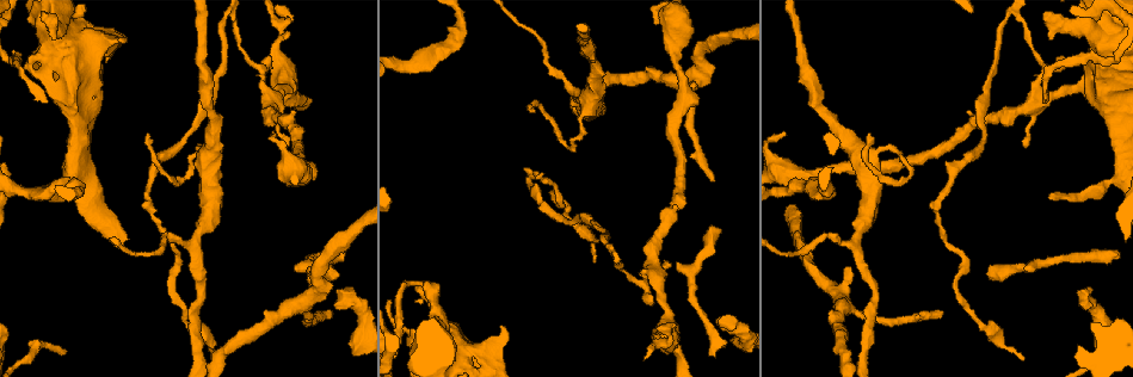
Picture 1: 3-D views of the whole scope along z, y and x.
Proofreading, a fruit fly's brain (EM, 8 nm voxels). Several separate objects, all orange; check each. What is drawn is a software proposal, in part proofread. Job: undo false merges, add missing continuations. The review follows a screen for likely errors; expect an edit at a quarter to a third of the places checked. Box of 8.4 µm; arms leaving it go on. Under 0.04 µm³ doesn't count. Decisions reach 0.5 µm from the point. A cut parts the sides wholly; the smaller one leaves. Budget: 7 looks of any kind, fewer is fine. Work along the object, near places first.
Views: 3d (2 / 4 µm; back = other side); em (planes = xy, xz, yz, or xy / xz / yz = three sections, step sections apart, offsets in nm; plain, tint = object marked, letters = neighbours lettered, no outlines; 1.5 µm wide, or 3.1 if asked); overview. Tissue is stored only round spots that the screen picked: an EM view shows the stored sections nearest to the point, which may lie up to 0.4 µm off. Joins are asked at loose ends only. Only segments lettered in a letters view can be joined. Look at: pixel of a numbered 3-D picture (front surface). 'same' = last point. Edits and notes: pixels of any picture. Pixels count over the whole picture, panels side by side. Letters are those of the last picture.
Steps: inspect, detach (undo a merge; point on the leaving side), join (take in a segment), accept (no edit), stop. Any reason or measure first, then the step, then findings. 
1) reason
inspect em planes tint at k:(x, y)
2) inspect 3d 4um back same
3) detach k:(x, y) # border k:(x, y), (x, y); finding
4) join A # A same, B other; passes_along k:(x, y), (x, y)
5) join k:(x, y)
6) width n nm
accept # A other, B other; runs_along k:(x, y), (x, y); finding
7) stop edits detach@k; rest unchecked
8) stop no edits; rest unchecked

thick end
inspect 3d 4um at 1:(337, 290)

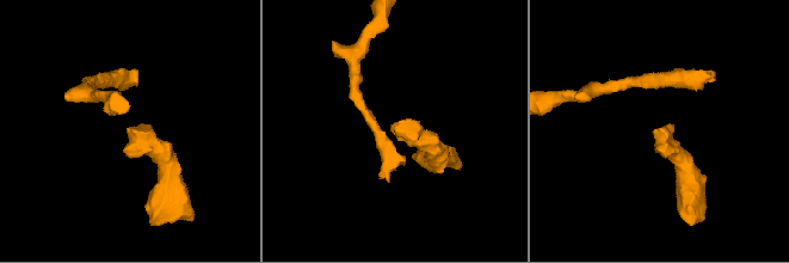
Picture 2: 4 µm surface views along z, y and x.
need the tissue
inspect em planes plain at 2:(397, 126)

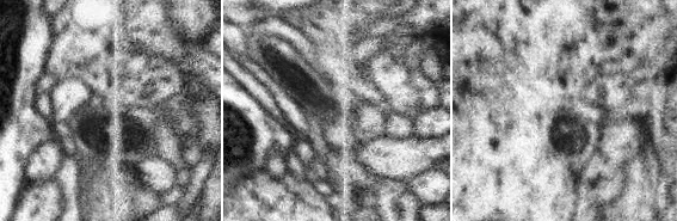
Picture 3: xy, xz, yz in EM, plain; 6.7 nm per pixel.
what lies round it
inspect em planes letters same

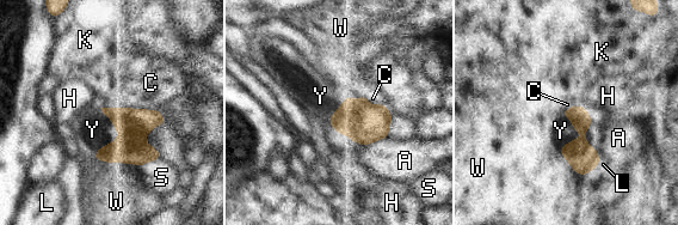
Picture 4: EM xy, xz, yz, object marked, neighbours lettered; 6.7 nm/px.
join Y # A other, C other, H other, K other, L other, S other, W other, Y same; passes_along 4:(133, 125), (118, 135), (92, 129); it goes on there

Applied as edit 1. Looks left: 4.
see it whole again
inspect overview

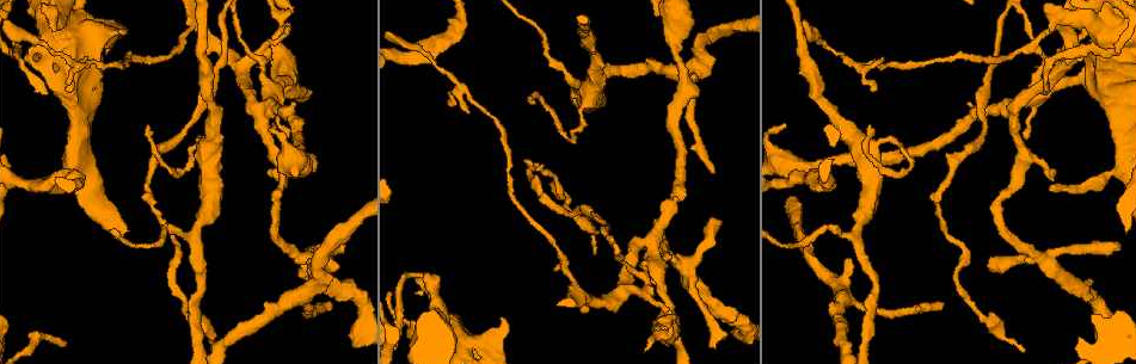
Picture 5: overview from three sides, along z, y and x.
inspect em xz step 8 letters at 5:(580, 308)

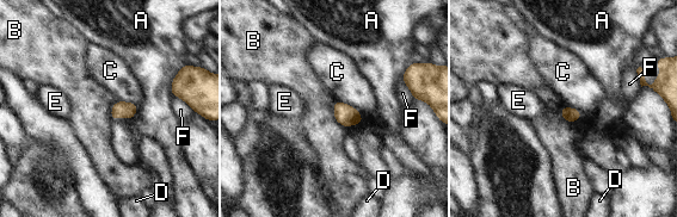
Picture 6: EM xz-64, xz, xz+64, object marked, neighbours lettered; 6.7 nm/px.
longest_contact B 200 nm
accept # A other, B other, C other, D other, E other, F other; border 6:(336, 100), (333, 117), (345, 128); no lettered segment goes on from it

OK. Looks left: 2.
stop edits join@4; rest unchecked

